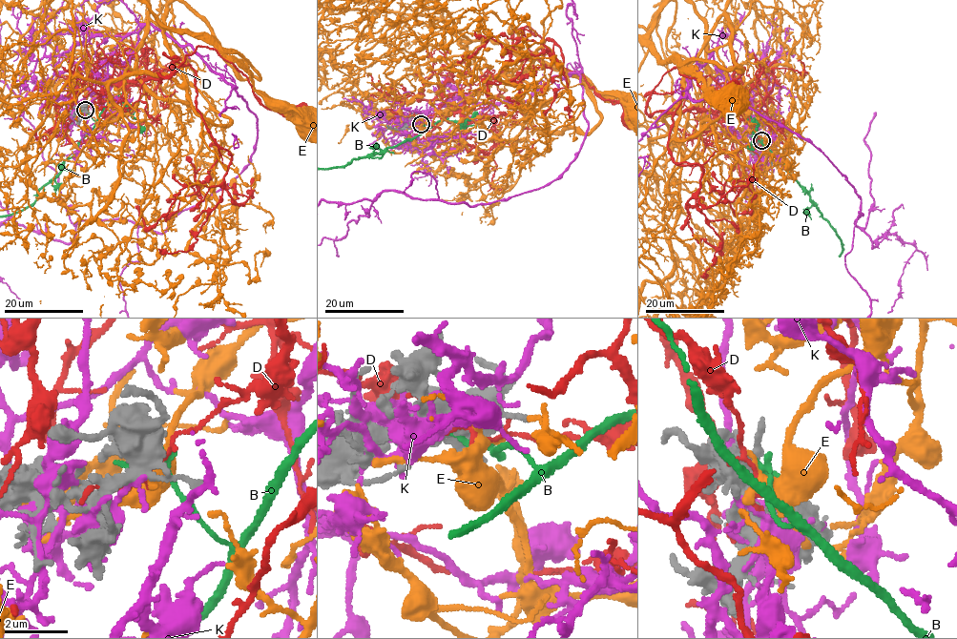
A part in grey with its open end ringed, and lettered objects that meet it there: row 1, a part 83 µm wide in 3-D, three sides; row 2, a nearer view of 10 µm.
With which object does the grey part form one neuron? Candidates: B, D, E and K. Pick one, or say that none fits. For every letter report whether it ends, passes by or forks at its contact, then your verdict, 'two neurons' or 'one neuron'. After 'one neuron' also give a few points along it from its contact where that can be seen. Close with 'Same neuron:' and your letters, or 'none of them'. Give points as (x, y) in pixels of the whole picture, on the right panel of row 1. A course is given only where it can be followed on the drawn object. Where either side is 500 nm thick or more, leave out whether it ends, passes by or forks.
B: two neurons
D: it passes by; two neurons
E: it ends; two neurons
K: it passes by; two neurons
Same neuron: none of them

